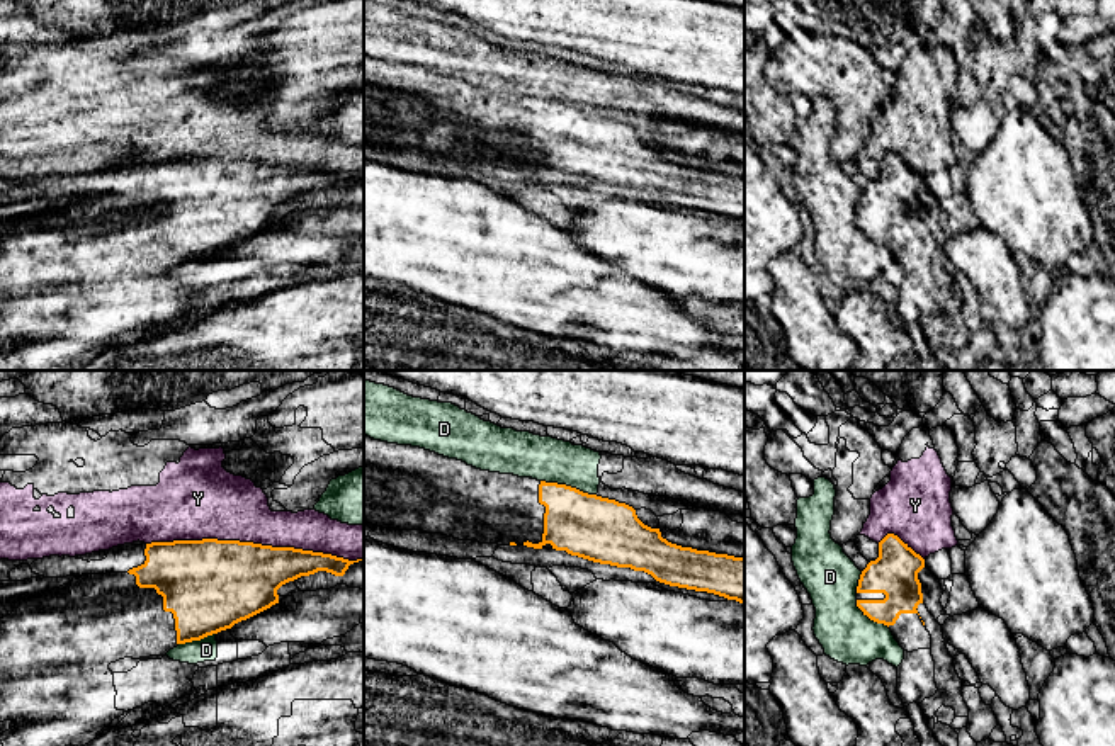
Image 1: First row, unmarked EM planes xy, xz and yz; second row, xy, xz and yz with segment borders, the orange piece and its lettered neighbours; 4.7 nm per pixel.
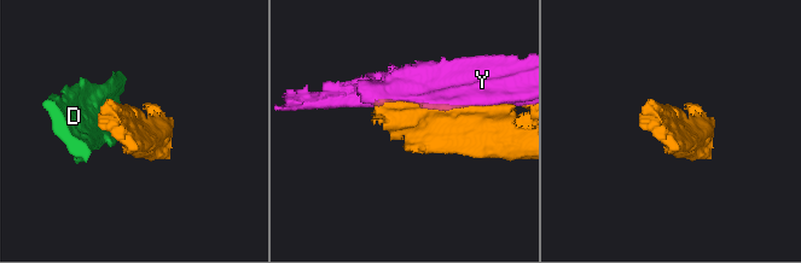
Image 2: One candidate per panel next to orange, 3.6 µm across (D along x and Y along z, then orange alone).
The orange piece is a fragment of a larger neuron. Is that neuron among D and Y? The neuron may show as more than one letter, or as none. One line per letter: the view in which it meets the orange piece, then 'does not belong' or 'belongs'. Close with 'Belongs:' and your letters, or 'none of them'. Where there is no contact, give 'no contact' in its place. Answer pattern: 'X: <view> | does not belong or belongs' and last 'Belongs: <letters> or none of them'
D: xz | does not belong
Y: xy | does not belong
Belongs: none of them

